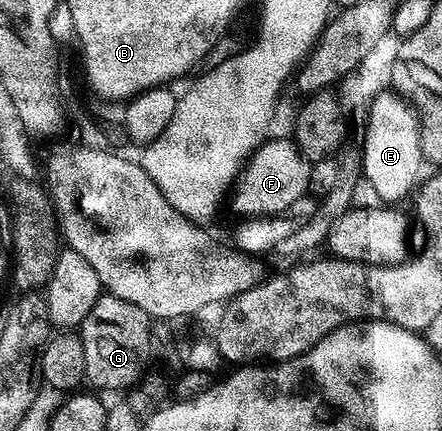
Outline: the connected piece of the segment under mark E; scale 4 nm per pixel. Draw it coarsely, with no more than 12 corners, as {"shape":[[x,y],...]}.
{"shape":[[390,88],[364,115],[363,175],[398,204],[424,167],[417,115]]}

